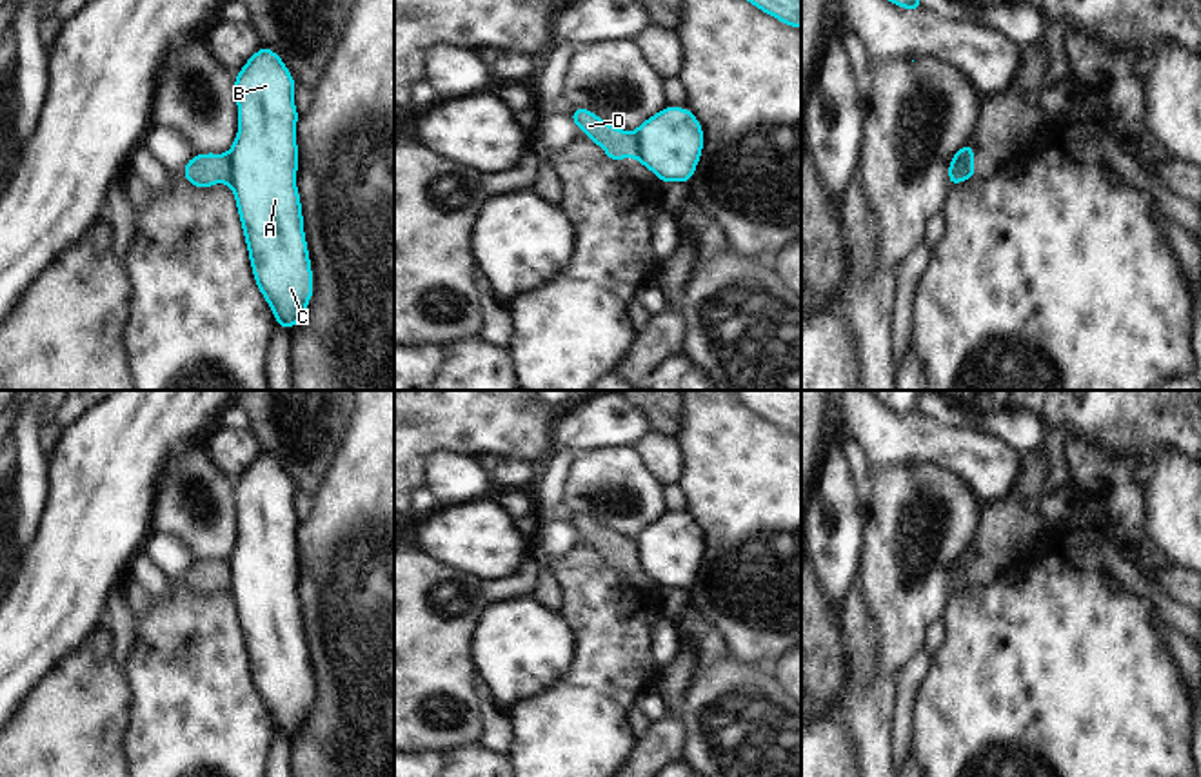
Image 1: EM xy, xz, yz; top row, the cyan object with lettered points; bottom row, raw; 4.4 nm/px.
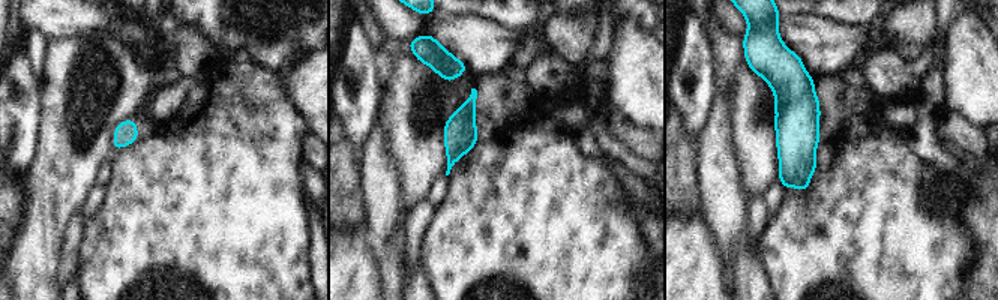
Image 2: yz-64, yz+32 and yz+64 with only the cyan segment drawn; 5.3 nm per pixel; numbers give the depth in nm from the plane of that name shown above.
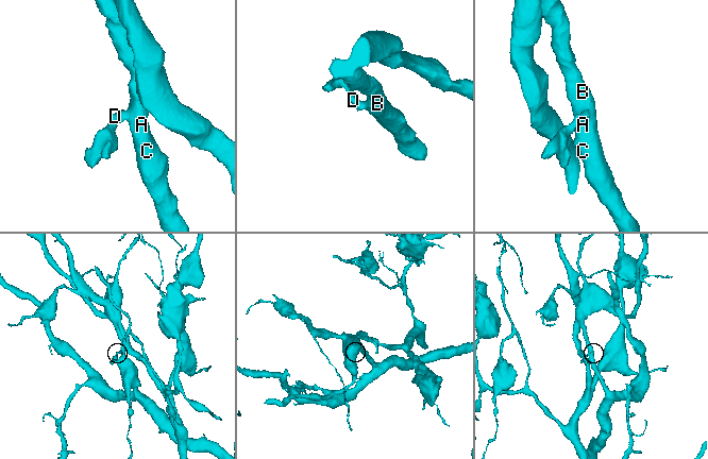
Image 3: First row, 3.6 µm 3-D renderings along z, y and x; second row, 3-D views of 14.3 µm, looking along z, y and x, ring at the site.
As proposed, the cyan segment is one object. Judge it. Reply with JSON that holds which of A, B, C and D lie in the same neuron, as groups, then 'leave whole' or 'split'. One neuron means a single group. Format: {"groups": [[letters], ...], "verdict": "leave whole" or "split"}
{"groups": [["A", "B", "C"], ["D"]], "verdict": "split"}

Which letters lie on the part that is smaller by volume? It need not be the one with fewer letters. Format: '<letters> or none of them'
D

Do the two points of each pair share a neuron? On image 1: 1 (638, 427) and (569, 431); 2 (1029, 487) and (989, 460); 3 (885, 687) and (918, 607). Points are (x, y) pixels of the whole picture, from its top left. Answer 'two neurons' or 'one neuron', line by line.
1: one neuron
2: two neurons
3: one neuron

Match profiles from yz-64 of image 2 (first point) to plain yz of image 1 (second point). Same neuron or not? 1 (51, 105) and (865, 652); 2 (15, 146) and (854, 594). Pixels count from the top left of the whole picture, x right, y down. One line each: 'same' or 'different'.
1: different
2: different

